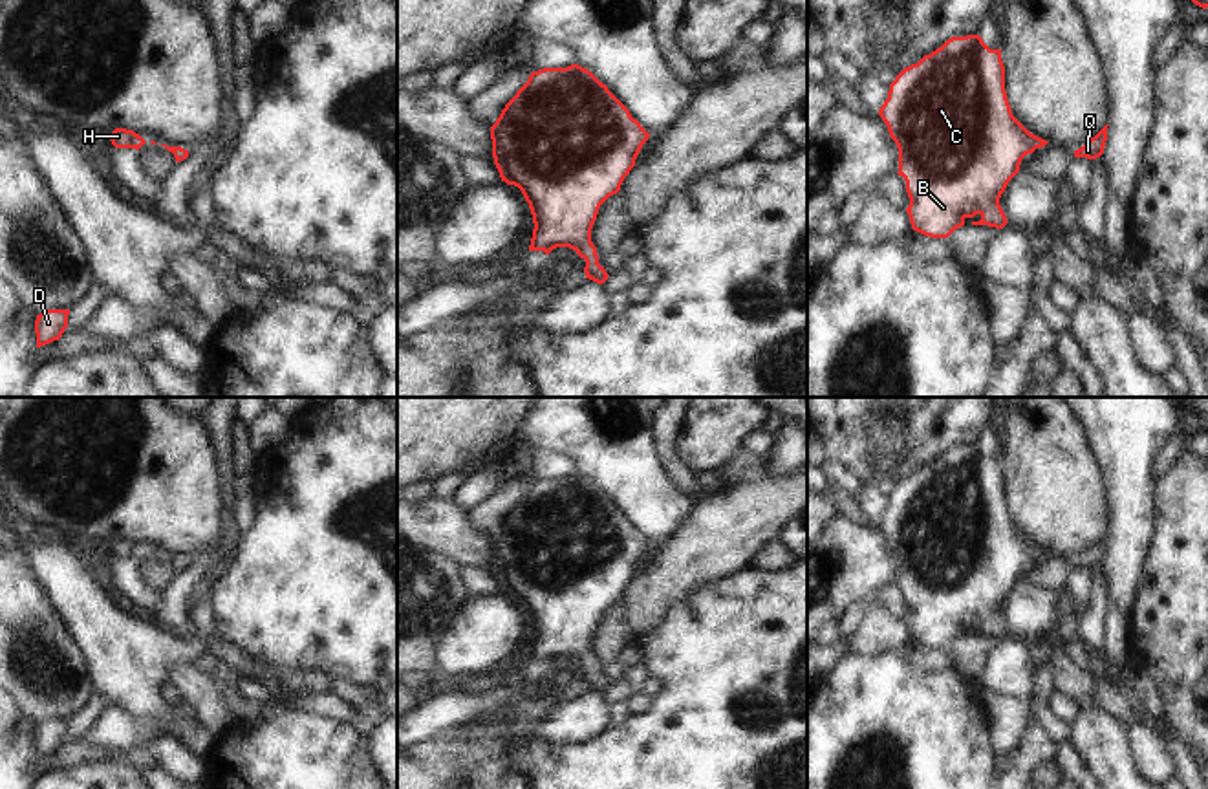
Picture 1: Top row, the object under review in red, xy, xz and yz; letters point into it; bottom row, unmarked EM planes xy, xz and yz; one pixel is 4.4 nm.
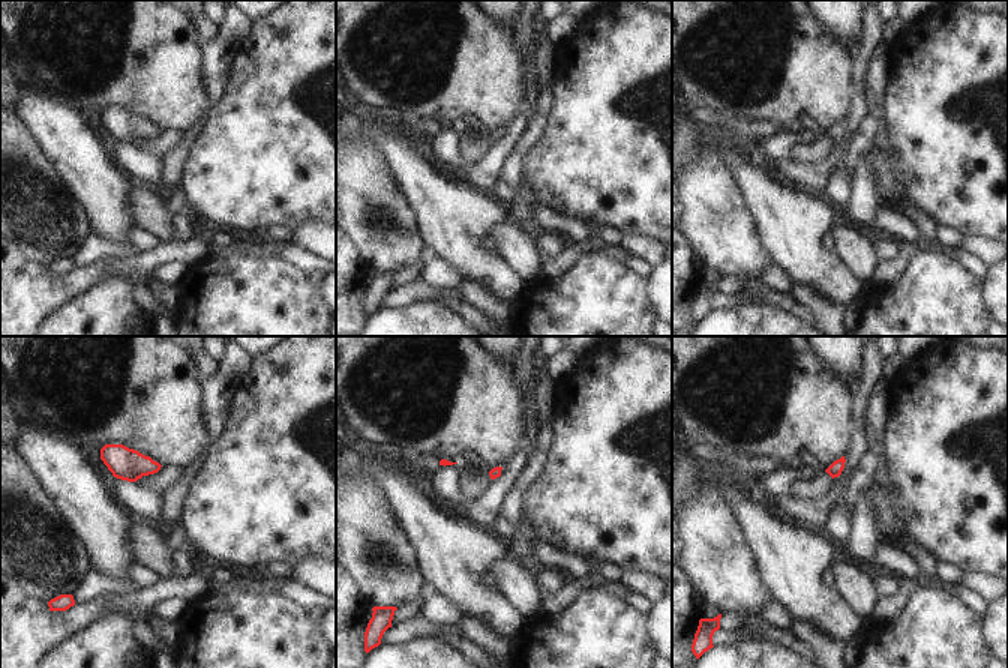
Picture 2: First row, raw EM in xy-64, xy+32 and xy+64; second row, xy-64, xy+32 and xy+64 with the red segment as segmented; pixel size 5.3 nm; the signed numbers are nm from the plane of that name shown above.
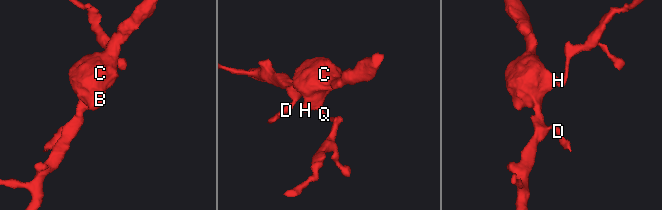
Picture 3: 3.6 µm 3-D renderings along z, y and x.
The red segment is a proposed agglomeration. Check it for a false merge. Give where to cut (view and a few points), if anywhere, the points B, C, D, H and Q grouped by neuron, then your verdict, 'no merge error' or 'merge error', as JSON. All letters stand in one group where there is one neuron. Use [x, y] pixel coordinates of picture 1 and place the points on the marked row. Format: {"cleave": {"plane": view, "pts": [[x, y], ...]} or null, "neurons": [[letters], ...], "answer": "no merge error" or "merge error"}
{"cleave": null, "neurons": [["B", "C", "D", "H", "Q"]], "answer": "no merge error"}

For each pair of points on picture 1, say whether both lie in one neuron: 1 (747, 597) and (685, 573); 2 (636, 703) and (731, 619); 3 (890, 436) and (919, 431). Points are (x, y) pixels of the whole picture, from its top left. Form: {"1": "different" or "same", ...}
{"1": "different", "2": "different", "3": "different"}

